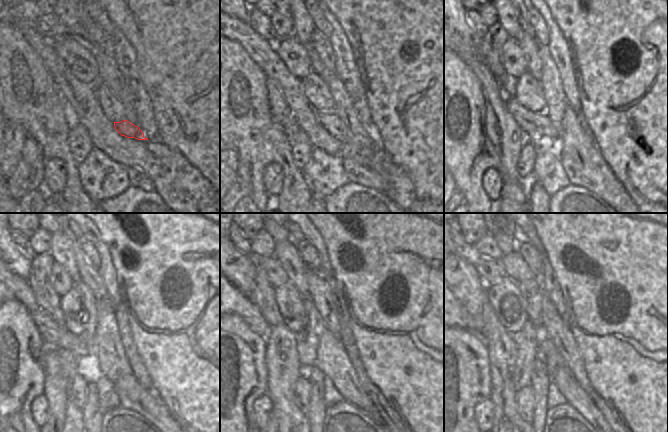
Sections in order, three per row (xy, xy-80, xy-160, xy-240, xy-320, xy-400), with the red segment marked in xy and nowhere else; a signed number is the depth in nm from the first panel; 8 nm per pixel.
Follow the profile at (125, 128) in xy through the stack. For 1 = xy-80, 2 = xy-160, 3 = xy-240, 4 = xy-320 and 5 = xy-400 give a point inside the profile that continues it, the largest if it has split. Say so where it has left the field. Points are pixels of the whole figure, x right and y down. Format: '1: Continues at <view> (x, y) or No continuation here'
1: Continues at xy-80 (331, 123)
2: Continues at xy-160 (534, 125)
3: Continues at xy-240 (53, 335)
4: Continues at xy-320 (240, 304)
5: Continues at xy-400 (464, 320).

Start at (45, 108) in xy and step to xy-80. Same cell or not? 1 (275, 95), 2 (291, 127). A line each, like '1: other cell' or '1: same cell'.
1: other cell
2: other cell

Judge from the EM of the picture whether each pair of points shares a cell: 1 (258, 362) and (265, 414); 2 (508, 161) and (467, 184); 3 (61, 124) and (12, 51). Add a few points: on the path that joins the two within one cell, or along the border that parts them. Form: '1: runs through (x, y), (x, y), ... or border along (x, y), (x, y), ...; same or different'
1: border along (267, 393), (263, 394), (254, 403), (254, 417); different
2: border along (492, 143), (499, 163), (509, 175), (516, 178); different
3: runs through (43, 106), (33, 95), (33, 85), (19, 69); same

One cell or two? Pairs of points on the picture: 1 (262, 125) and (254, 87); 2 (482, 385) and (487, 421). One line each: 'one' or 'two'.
1: one
2: two

